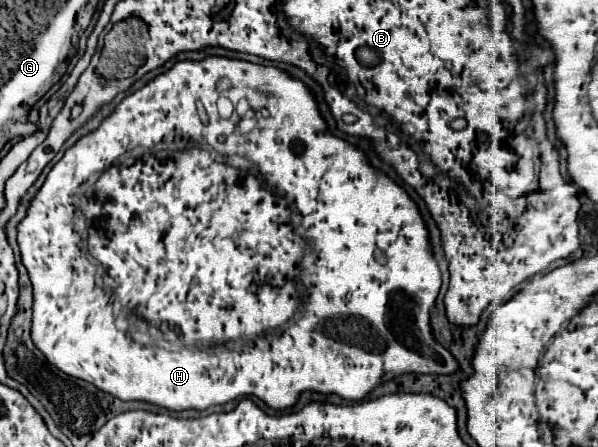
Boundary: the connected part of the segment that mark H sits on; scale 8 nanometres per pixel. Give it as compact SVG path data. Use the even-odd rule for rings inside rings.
M207 57L199 63L193 63L193 61L175 63L167 73L155 77L143 89L127 95L119 103L115 113L99 125L97 131L93 131L91 135L85 135L83 139L79 139L73 147L69 147L65 151L65 155L49 171L45 185L39 189L39 193L31 201L27 217L19 223L17 231L19 231L17 239L19 239L21 259L29 271L29 279L33 283L33 295L35 295L33 327L31 327L33 343L51 361L51 365L55 365L63 373L79 377L83 381L89 381L97 389L105 389L105 393L111 393L113 397L119 397L123 401L139 399L139 401L159 405L163 409L183 411L183 409L207 409L211 405L223 405L237 397L253 395L253 397L259 397L261 401L265 401L273 409L287 409L297 401L299 393L303 393L303 391L335 393L343 399L359 401L375 385L379 385L381 381L393 379L395 375L401 375L401 373L451 375L451 373L459 371L455 357L441 345L435 345L433 335L431 335L429 311L435 305L435 299L439 295L441 273L439 273L437 261L431 255L427 229L419 215L417 205L409 199L409 195L405 193L403 187L399 187L397 183L393 183L391 179L381 175L377 169L373 169L359 149L345 143L343 139L329 135L325 121L321 119L321 115L317 111L317 103L315 103L311 91L301 81L291 79L287 73L283 73L275 67L265 67L265 65L245 63L245 61L231 61L231 59L223 59L223 57ZM223 77L227 77L231 81L231 87L227 91L217 89L219 79L223 79ZM219 97L229 97L233 101L233 105L237 105L241 99L247 99L249 107L251 107L249 119L257 121L255 129L251 129L245 135L235 135L233 125L229 121L221 121L217 117L215 101ZM177 139L183 139L183 141L191 139L191 143L197 147L191 147L187 143L187 147L183 151L177 151L171 155L167 151L153 151L159 143L163 143L163 141L173 143ZM205 149L211 149L215 153L215 157L237 155L237 157L251 161L253 173L263 175L265 183L269 183L273 189L279 189L279 195L283 195L285 201L289 201L293 205L293 213L285 207L283 199L279 199L275 193L261 187L259 177L255 177L253 173L231 171L231 167L213 161L209 151L205 151ZM89 177L99 177L99 179L95 183L93 201L87 201L85 215L89 219L97 221L97 227L93 231L95 235L89 233L86 241L82 242L81 233L76 229L77 208L73 211L73 207L75 207L75 199L79 195L79 185L83 185ZM301 239L305 241L305 247L313 249L313 253L317 257L315 271L311 275L305 269L301 269L301 273L297 269L297 261L301 259L301 249L303 249ZM375 251L381 251L385 255L385 263L375 261ZM99 265L105 267L105 275L103 275L105 285L101 285L103 289L97 285ZM303 293L307 293L309 299L307 299L307 303L301 305L301 311L297 313L297 297L301 297L301 301L303 301ZM115 299L121 303L121 311L131 313L131 319L133 319L131 329L119 331L115 327L115 305L113 305Z

